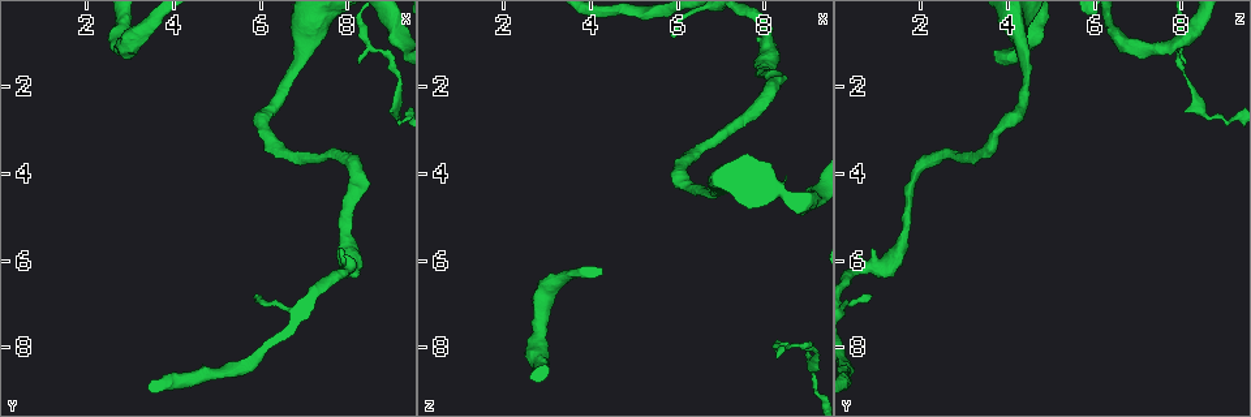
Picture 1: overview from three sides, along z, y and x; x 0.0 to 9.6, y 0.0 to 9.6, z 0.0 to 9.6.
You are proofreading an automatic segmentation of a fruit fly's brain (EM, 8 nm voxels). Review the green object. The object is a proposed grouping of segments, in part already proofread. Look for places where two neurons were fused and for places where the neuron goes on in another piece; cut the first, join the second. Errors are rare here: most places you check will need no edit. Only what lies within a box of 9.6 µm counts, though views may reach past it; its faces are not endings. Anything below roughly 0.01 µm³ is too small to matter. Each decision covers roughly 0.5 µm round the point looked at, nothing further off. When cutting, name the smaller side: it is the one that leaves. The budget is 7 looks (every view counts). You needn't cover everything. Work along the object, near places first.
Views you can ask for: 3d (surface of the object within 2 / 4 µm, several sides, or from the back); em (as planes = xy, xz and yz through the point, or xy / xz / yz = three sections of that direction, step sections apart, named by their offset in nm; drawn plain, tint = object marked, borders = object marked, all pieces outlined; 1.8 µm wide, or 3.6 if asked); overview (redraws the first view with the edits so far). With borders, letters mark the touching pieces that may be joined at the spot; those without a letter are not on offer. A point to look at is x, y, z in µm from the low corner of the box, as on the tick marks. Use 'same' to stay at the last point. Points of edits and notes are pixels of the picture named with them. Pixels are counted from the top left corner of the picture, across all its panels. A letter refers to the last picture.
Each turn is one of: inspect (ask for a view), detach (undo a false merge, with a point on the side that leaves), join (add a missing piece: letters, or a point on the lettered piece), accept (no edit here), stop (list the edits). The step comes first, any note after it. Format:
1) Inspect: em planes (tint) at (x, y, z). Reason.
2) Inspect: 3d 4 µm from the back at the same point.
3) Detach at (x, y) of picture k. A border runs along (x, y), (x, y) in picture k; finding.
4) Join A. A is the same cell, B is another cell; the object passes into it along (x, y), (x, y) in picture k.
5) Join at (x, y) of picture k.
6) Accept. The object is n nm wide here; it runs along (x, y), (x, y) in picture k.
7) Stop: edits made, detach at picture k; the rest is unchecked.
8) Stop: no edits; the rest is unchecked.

Inspect: 3d 2 µm at (5.85, 6.80, 0.80). Tapers out.

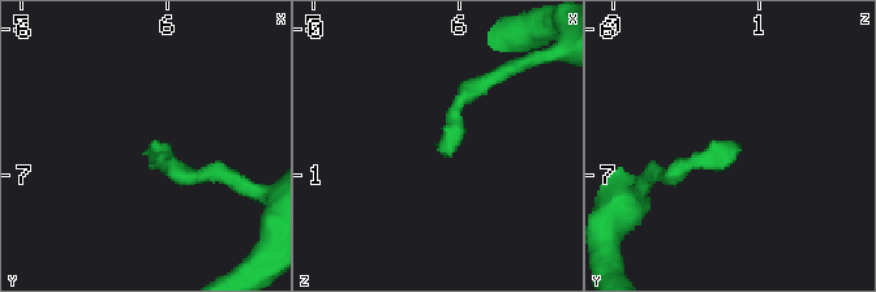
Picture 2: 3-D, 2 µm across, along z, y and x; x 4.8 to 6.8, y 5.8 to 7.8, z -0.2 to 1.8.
Inspect: em 3.6 µm planes (tint) at (5.88, 6.78, 0.82). Need the tissue.

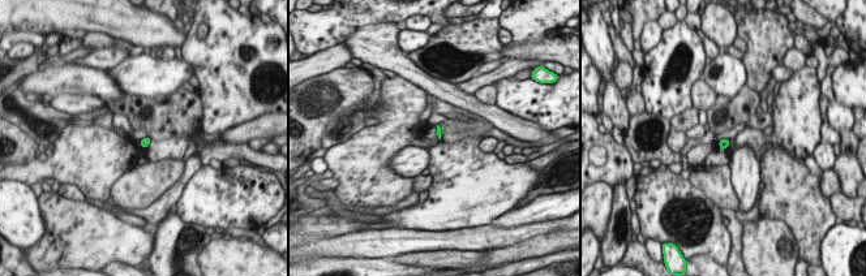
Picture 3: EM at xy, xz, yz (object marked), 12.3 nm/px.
Inspect: em 3.6 µm planes (borders) at the same point.

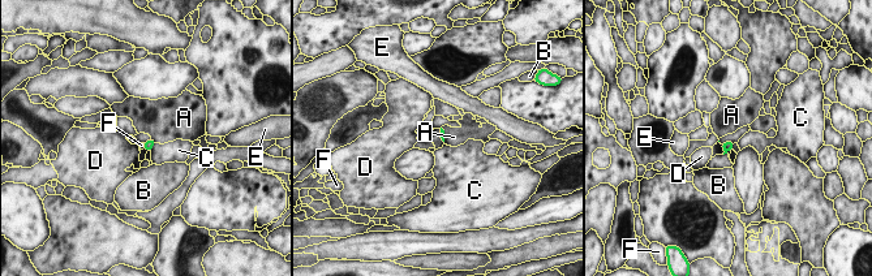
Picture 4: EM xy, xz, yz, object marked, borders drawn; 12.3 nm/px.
Accept. A, B, C, D, E and F are other cells; a border runs along (734, 143), (731, 149) in picture 4; no lettered piece goes on from it.

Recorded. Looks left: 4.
Inspect: em 3.6 µm planes (borders) at (7.05, 0.70, 4.25).

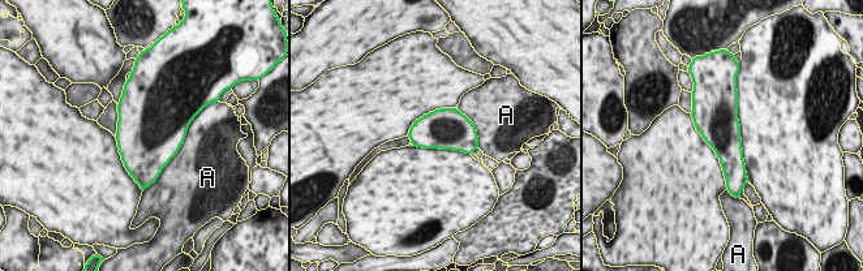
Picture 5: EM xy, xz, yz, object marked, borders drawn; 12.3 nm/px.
Accept. The longest contact is with A, 750 nm; A is another cell; a border runs along (188, 127), (179, 151), (155, 179) in picture 5; continuous, no second neuron.

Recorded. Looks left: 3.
Inspect: em planes (borders) at (8.30, 1.45, 8.05). Branch stops here.

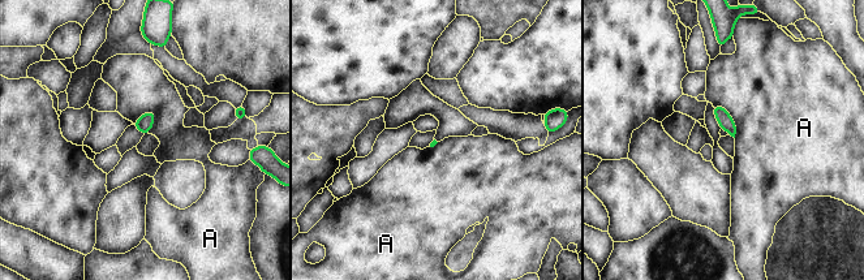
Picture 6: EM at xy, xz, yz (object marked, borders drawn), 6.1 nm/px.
Accept. A is another cell; a border runs along (155, 113), (142, 113), (133, 124) in picture 6; no lettered piece goes on from it.

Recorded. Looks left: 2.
Stop: no edits; the rest is unchecked.

